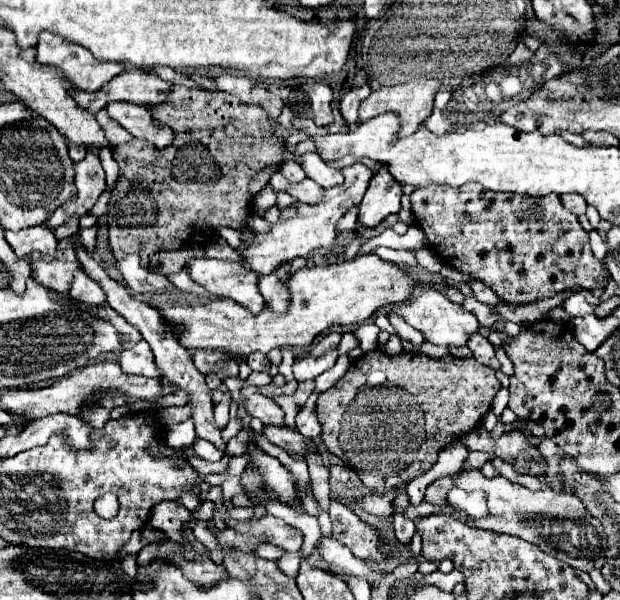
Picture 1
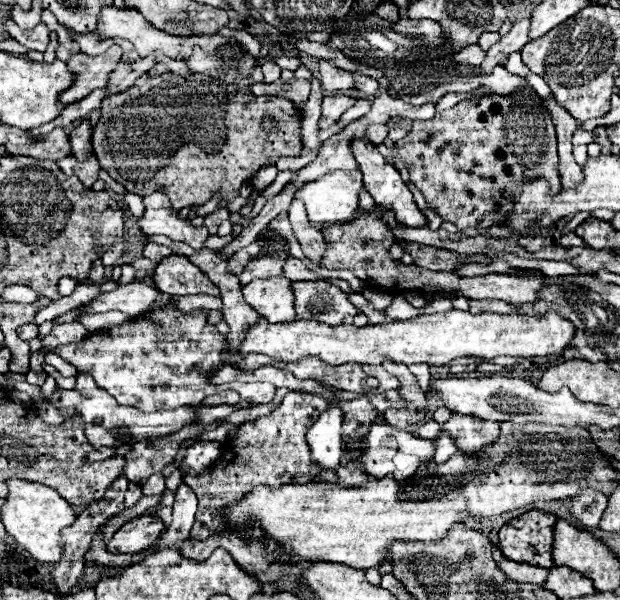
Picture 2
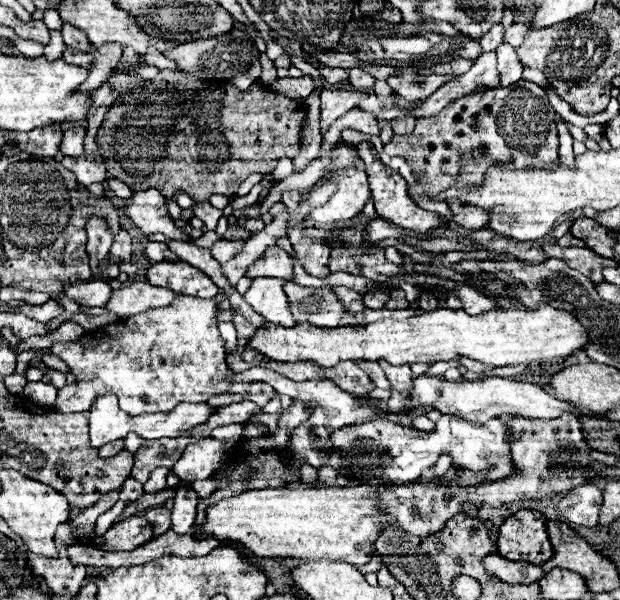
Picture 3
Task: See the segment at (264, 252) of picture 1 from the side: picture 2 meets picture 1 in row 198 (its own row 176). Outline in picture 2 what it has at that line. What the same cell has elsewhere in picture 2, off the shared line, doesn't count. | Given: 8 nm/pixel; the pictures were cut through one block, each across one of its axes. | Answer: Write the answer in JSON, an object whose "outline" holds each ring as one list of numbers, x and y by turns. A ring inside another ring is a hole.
{"outline":[[330,170,322,178,306,182,302,188,294,192,294,198,302,200,308,212,310,222,314,224,336,224,336,222,346,222,354,216,358,210,358,192,362,190,362,174,360,170]]}

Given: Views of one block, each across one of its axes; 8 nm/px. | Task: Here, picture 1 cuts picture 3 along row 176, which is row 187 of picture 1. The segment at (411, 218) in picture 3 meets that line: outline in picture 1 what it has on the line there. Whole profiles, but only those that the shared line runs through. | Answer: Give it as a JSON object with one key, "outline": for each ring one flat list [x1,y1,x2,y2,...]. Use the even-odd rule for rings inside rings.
{"outline":[[380,166,380,170,370,180,362,204,358,206,358,222,368,228,378,226,388,214,400,212,400,198,402,186,392,178,388,166]]}

